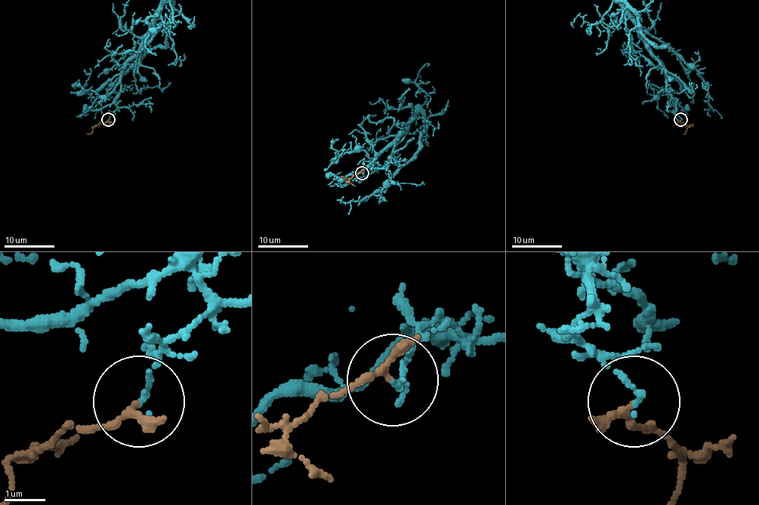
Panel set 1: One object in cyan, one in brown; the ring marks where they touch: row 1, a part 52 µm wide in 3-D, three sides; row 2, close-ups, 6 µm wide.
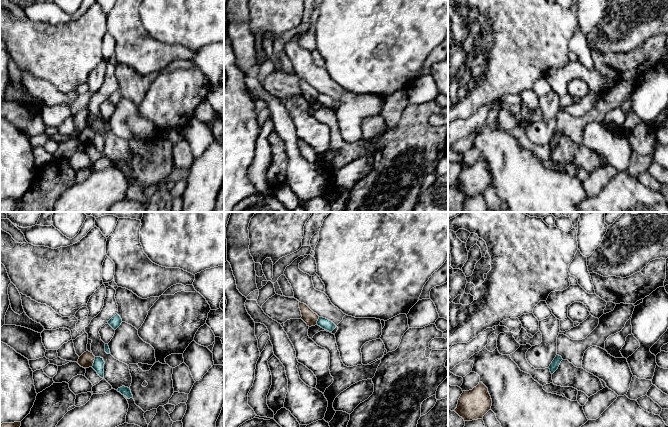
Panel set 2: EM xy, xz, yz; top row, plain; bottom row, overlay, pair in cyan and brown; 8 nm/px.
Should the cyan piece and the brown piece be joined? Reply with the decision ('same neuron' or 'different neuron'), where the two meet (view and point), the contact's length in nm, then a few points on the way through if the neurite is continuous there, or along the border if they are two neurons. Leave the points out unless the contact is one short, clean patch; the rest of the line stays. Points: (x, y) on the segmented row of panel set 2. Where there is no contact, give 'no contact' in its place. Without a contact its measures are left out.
different neuron; meets cyan in xy at (94, 362); contact 90 nm long; border along xy (95, 357), (91, 366)

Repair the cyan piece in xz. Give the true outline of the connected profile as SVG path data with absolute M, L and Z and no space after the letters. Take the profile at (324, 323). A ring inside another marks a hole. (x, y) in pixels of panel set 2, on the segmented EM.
M319 317L317 325L329 332L332 332L336 328L336 325L332 321L323 317Z

